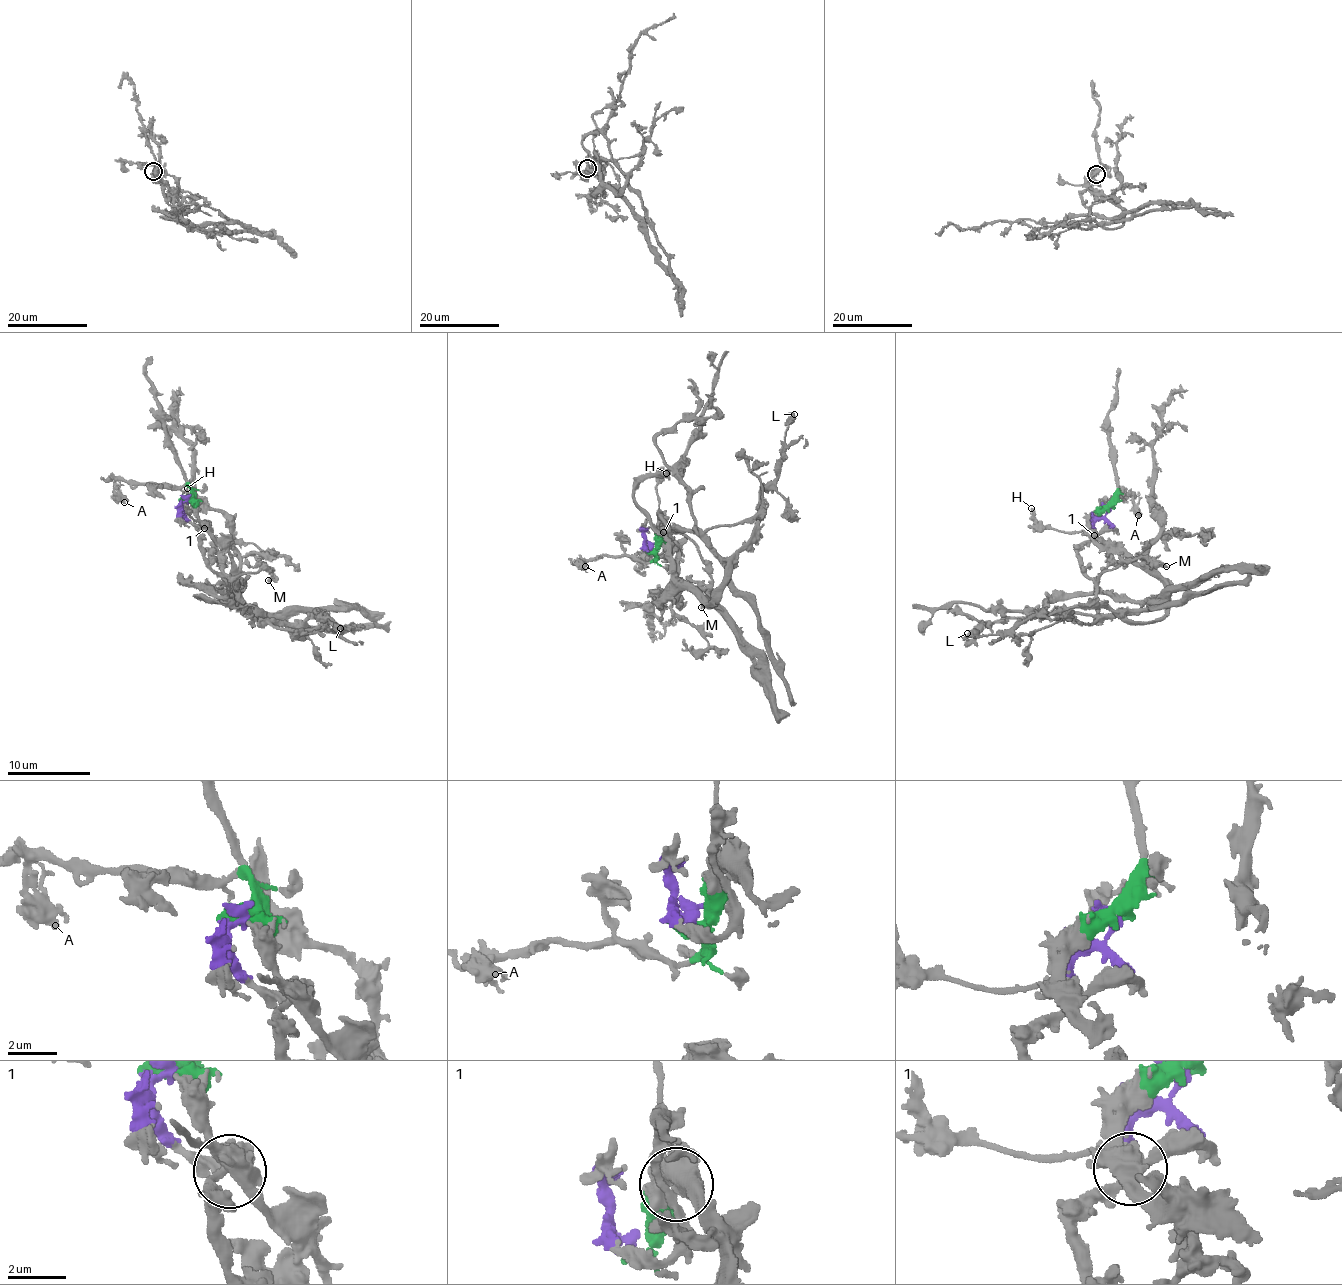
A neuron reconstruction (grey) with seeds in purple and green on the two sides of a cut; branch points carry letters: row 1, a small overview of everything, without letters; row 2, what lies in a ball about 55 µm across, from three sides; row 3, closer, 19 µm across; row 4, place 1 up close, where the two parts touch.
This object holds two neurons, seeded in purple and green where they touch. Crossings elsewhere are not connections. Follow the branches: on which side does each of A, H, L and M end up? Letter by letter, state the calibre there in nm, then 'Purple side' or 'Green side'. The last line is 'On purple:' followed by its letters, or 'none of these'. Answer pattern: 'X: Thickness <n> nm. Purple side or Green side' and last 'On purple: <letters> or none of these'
A: Thickness 360 nm. Green side
H: Thickness 240 nm. Green side
L: Thickness 550 nm. Green side
M: Thickness 320 nm. Purple side
On purple: M

